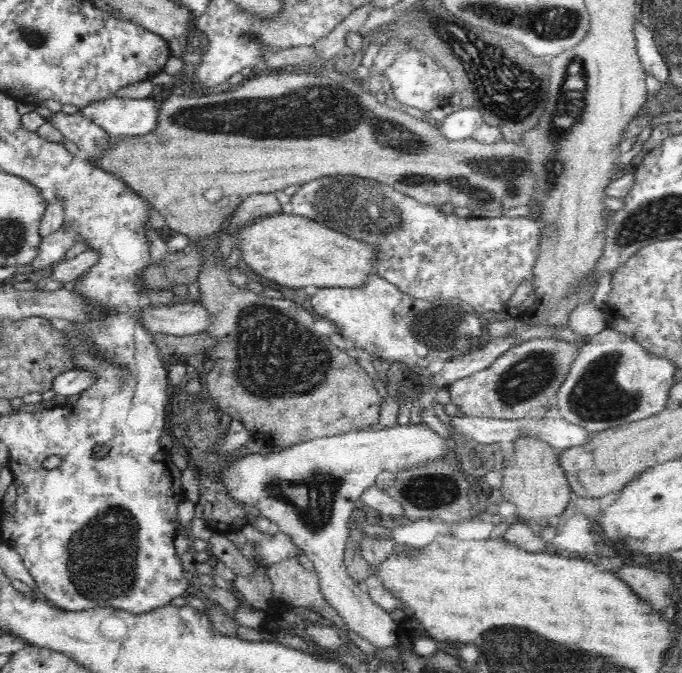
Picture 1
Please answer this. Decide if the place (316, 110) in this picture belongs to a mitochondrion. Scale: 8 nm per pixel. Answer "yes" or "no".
yes

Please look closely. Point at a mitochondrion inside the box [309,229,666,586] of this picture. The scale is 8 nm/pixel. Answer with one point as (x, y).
(597, 396)

